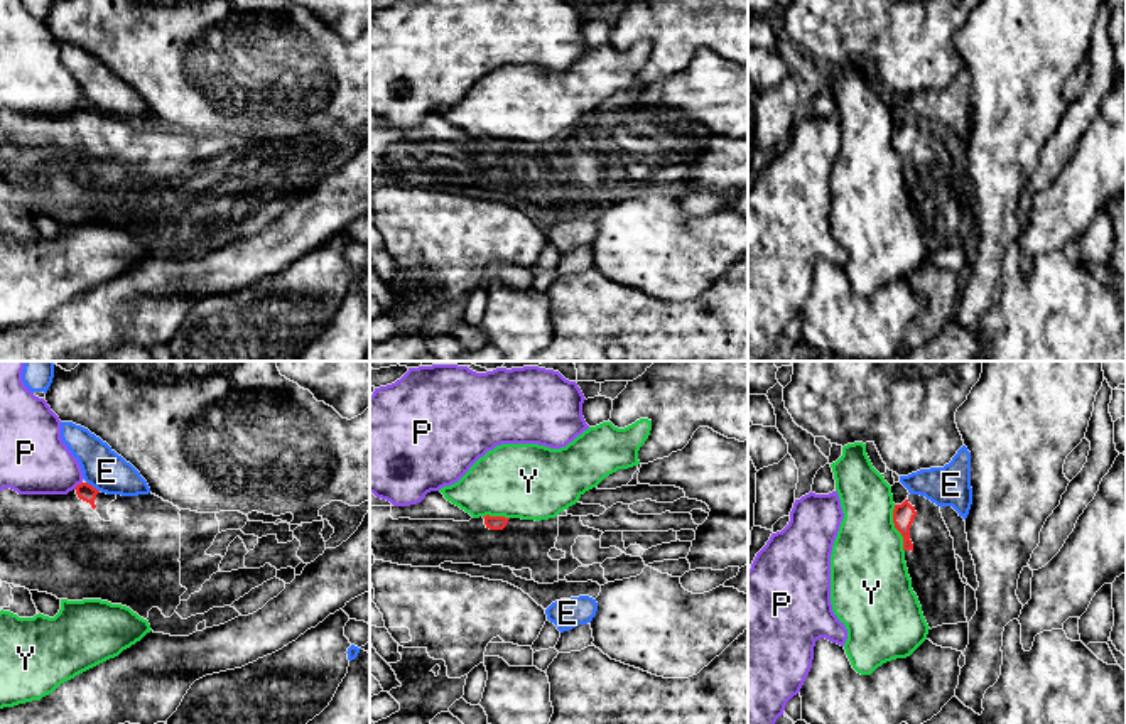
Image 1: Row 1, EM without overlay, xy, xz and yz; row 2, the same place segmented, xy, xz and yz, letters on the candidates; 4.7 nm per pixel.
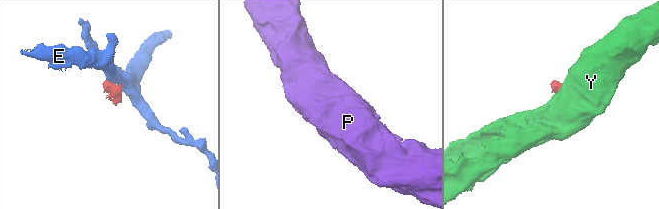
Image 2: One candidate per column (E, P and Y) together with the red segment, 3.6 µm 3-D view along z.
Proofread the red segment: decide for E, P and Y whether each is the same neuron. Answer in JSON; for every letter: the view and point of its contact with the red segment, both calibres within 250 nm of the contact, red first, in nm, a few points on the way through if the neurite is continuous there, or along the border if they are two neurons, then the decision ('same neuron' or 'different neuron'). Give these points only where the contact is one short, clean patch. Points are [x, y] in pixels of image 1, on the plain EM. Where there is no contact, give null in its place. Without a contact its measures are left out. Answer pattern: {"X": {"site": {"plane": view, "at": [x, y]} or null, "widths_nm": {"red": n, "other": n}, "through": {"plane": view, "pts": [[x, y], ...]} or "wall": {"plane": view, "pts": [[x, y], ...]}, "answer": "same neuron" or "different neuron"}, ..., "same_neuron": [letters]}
{"E": {"site": {"plane": "xy", "at": [92, 108]}, "widths_nm": {"red": 90, "other": 200}, "wall": {"plane": "xy", "pts": [[86, 103], [98, 113]]}, "answer": "different neuron"}, "P": {"site": {"plane": "xy", "at": [78, 107]}, "widths_nm": {"red": 90, "other": 320}, "wall": {"plane": "xy", "pts": [[81, 103], [73, 110]]}, "answer": "different neuron"}, "Y": {"site": {"plane": "yz", "at": [895, 149]}, "widths_nm": {"red": 110, "other": 360}, "wall": {"plane": "yz", "pts": [[893, 127], [893, 149], [902, 159], [904, 172]]}, "answer": "different neuron"}, "same_neuron": []}

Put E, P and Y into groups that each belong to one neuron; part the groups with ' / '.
E / P / Y

